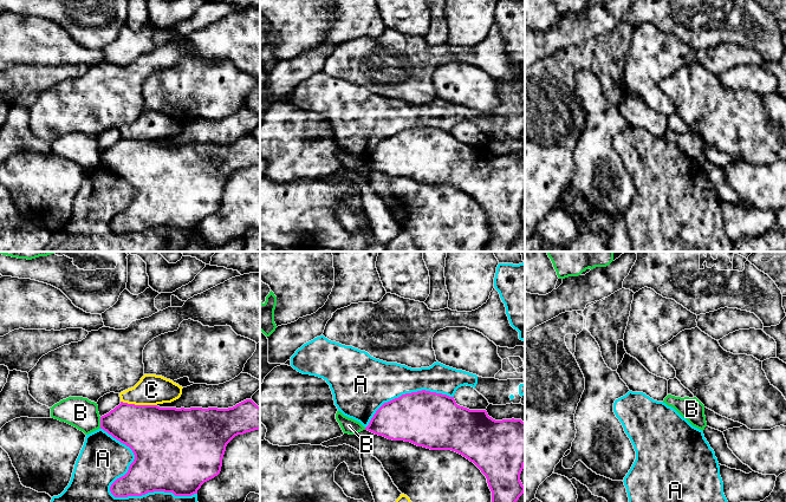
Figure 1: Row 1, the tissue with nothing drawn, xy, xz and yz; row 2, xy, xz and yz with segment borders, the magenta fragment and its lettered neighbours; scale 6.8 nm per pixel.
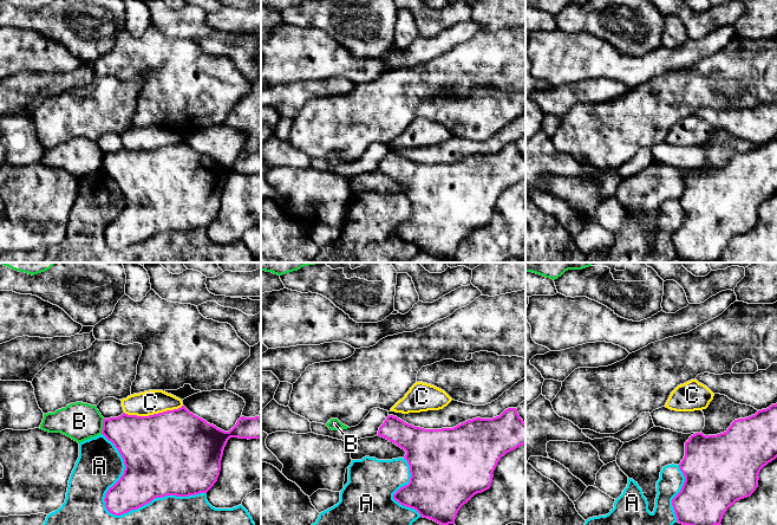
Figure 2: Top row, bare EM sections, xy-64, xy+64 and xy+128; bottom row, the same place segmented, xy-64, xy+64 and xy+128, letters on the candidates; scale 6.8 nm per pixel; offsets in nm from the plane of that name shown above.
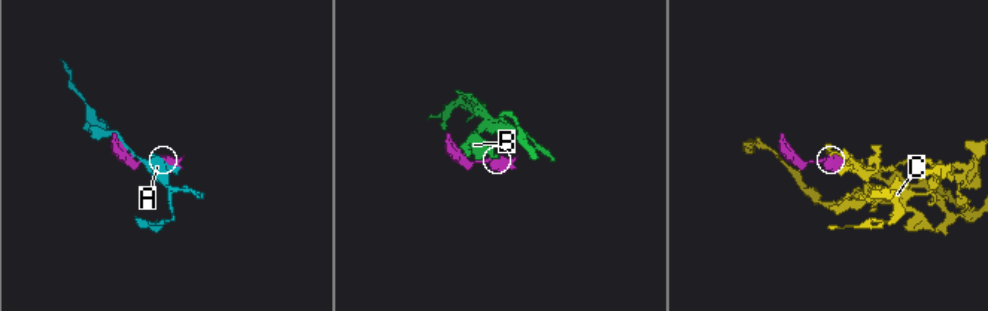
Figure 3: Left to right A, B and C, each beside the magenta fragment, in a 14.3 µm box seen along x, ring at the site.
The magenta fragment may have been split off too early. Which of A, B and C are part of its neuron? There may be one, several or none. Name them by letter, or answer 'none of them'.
none of them

